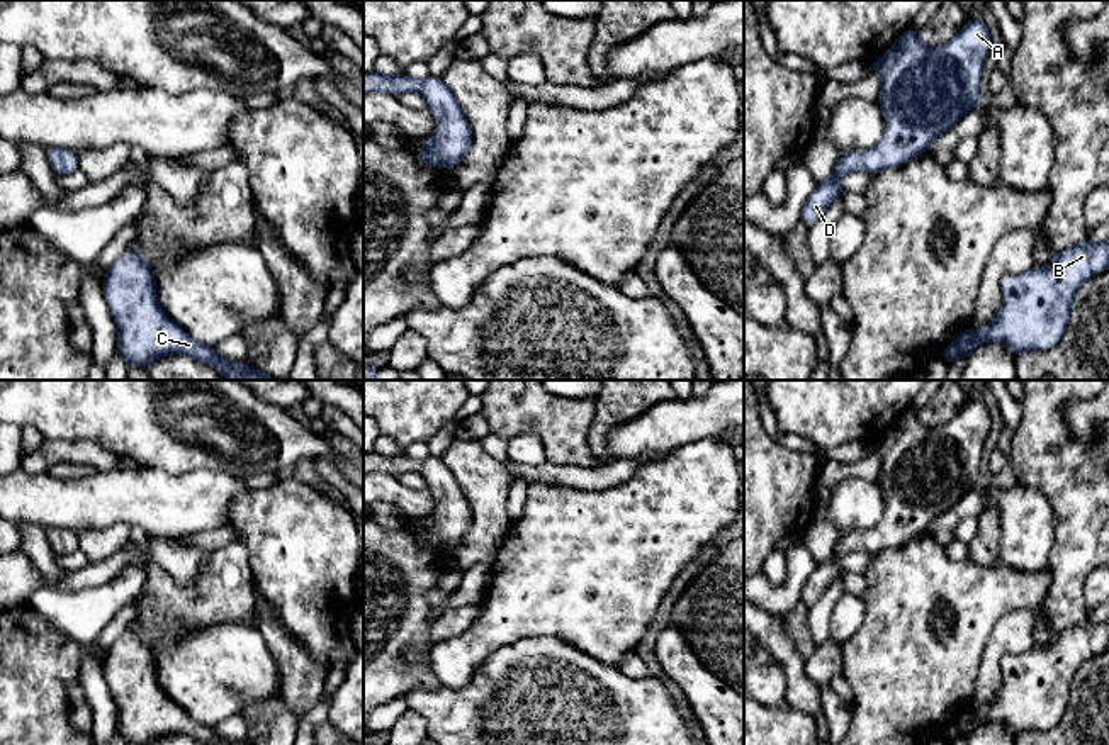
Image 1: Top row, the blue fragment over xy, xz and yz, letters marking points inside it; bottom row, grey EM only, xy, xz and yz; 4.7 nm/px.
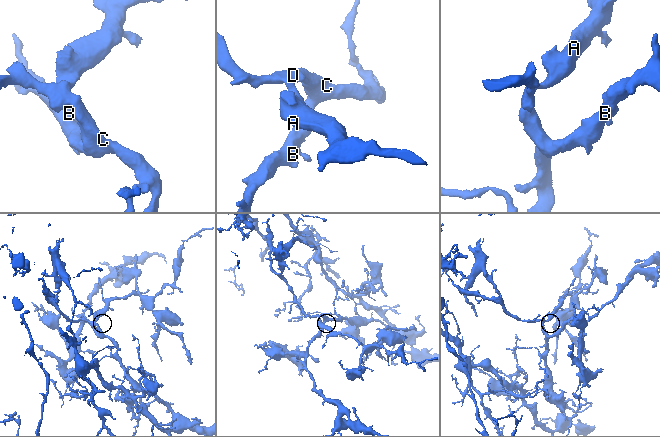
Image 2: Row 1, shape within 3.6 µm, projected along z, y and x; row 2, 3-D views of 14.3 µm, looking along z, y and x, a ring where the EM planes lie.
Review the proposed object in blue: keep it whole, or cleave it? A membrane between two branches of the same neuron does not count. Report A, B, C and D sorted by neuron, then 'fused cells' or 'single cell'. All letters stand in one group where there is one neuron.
A B C D | single cell

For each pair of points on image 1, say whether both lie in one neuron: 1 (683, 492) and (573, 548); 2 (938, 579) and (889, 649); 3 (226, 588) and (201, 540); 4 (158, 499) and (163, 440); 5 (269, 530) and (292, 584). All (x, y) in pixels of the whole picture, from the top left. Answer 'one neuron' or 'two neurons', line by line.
1: one neuron
2: one neuron
3: two neurons
4: two neurons
5: one neuron

